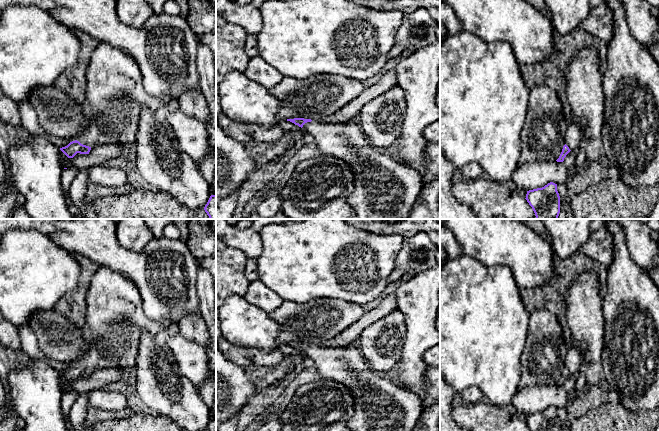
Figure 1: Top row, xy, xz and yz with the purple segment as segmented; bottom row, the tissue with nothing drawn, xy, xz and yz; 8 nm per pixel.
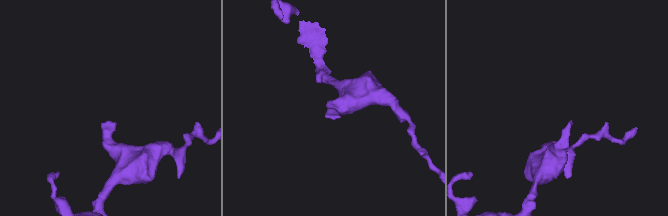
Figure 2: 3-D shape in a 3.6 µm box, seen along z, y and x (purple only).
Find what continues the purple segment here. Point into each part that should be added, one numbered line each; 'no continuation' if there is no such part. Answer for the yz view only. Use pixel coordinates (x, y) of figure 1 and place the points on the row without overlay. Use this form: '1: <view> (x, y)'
1: yz (584, 317)

